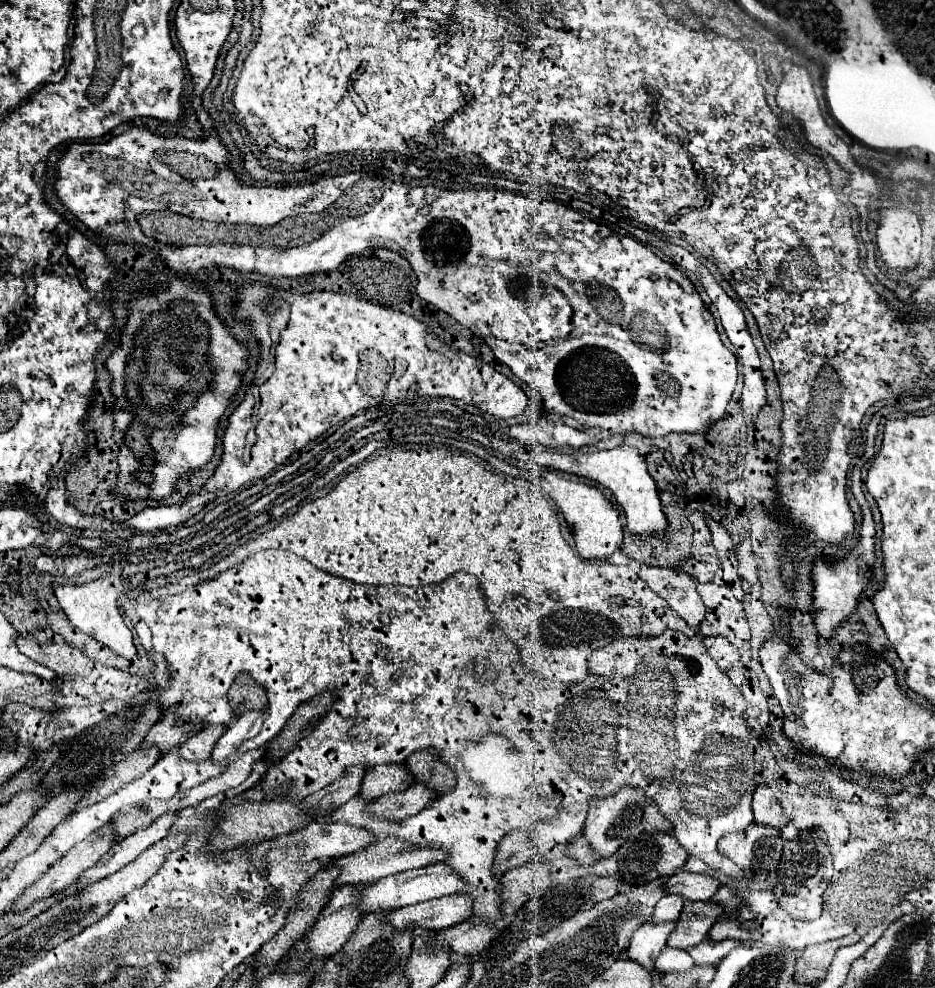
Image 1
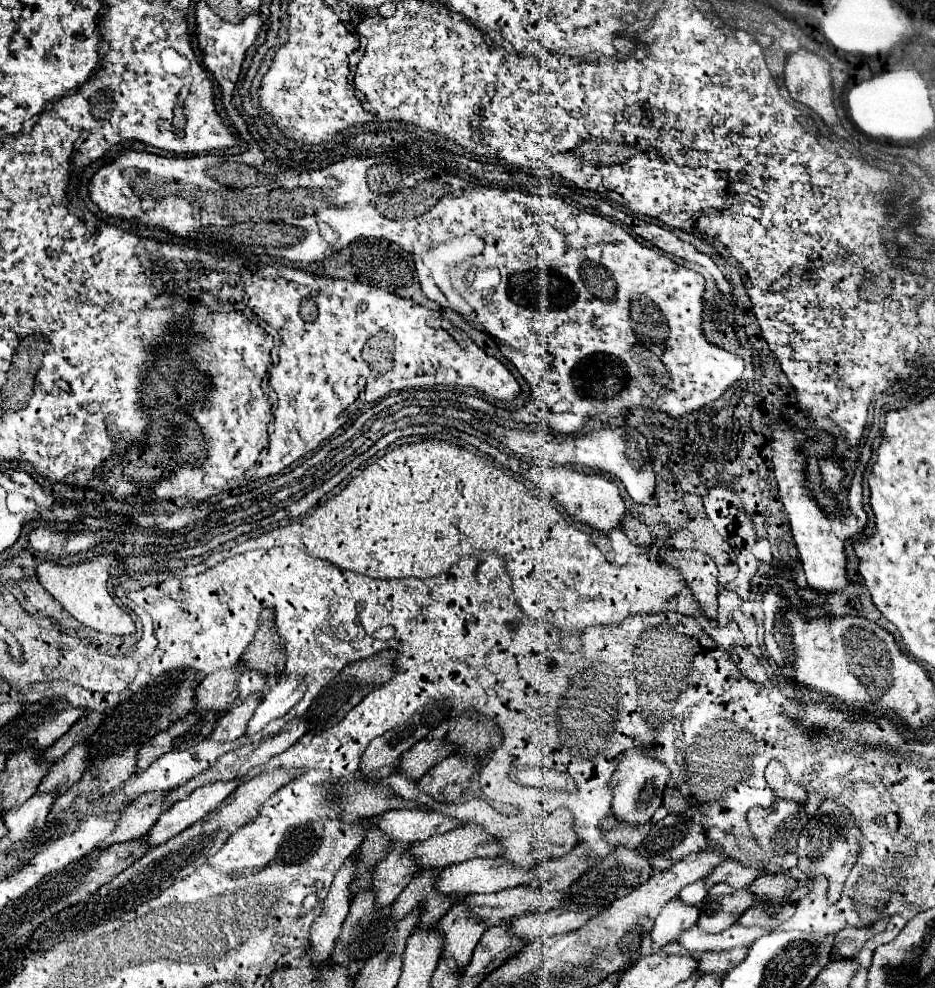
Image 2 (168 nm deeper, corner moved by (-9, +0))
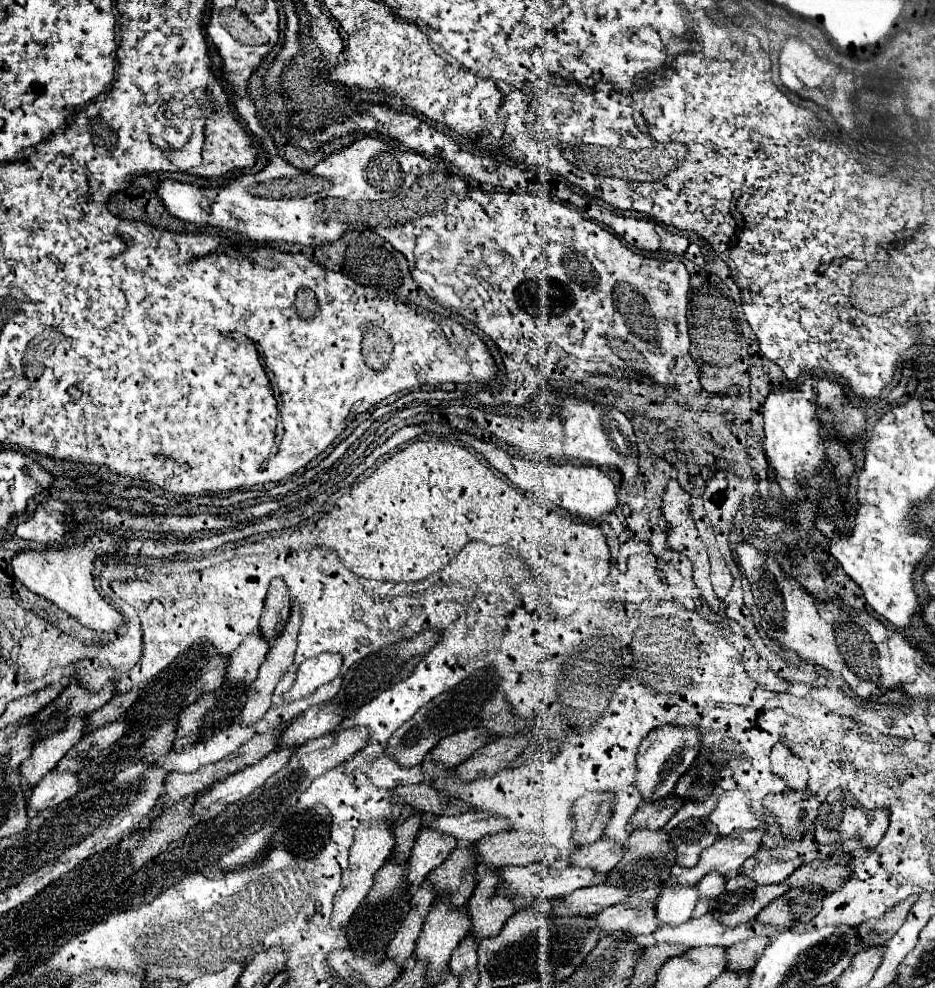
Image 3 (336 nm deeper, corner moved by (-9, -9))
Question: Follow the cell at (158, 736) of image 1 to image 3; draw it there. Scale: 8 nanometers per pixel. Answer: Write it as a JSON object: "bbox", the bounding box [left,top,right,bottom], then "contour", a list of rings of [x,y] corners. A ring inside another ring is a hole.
{"bbox":[225,635,269,685],"contour":[[[249,635],[229,657],[227,671],[225,671],[225,681],[227,683],[243,683],[251,685],[257,677],[257,671],[261,663],[265,661],[269,651],[269,643],[259,637],[259,635]]]}

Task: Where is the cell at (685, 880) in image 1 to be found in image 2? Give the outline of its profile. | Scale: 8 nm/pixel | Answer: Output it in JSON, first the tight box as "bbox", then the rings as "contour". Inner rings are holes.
{"bbox":[705,860,761,888],"contour":[[[725,860],[723,864],[719,864],[707,878],[705,878],[705,884],[707,886],[715,886],[719,882],[727,882],[731,888],[745,888],[749,884],[753,884],[753,880],[761,876],[761,870],[757,868],[749,868],[749,866],[743,866],[741,862],[737,860]]]}

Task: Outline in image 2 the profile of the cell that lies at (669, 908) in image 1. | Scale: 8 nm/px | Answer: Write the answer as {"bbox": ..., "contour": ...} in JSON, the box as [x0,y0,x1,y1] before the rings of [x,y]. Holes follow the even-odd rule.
{"bbox":[681,880,709,904],"contour":[[[699,880],[699,882],[693,882],[693,884],[687,884],[685,888],[683,888],[683,892],[681,892],[681,900],[683,902],[687,902],[687,904],[699,904],[705,896],[707,896],[707,890],[709,890],[709,886],[703,882],[703,880]]]}

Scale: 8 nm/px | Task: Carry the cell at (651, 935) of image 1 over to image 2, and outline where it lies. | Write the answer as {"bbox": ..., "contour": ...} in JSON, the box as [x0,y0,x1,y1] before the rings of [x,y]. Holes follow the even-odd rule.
{"bbox":[651,898,699,946],"contour":[[[673,898],[663,906],[659,916],[655,918],[655,926],[651,930],[651,938],[657,946],[665,946],[675,942],[683,930],[693,926],[699,918],[697,906],[687,906],[683,900]]]}

